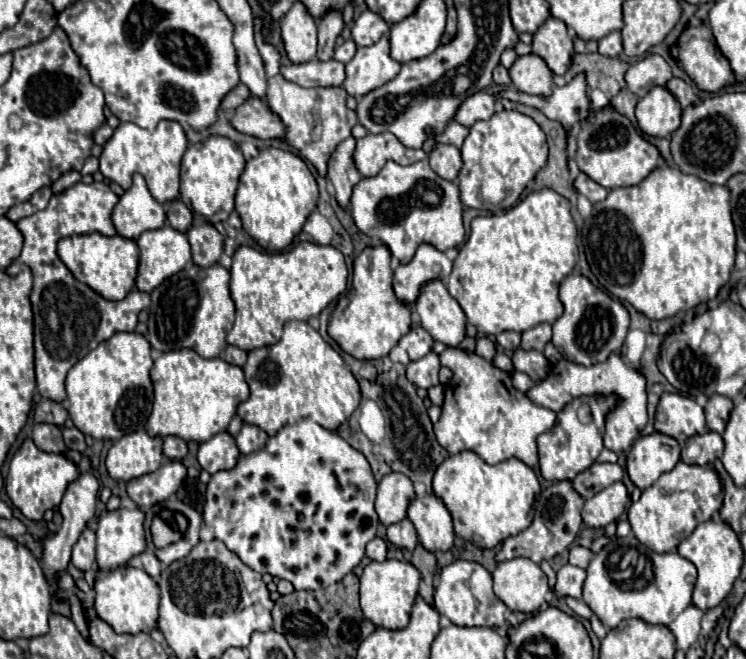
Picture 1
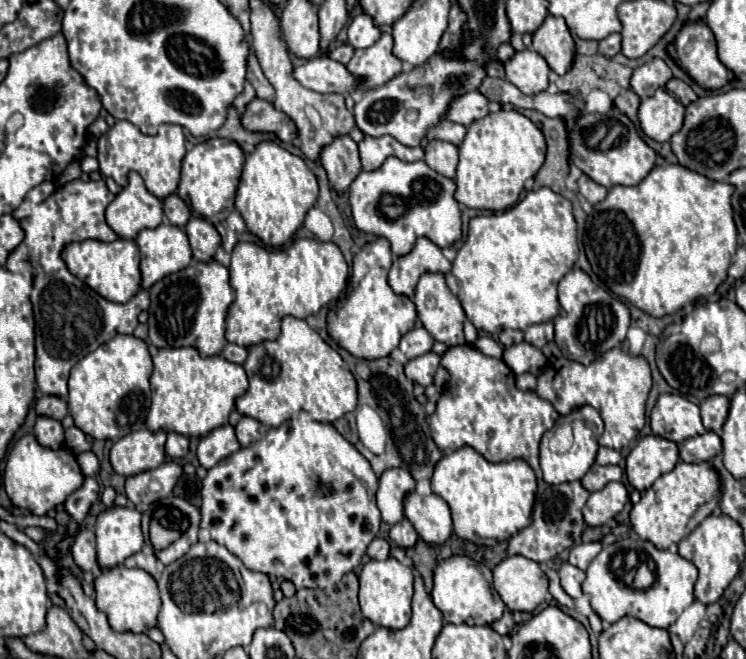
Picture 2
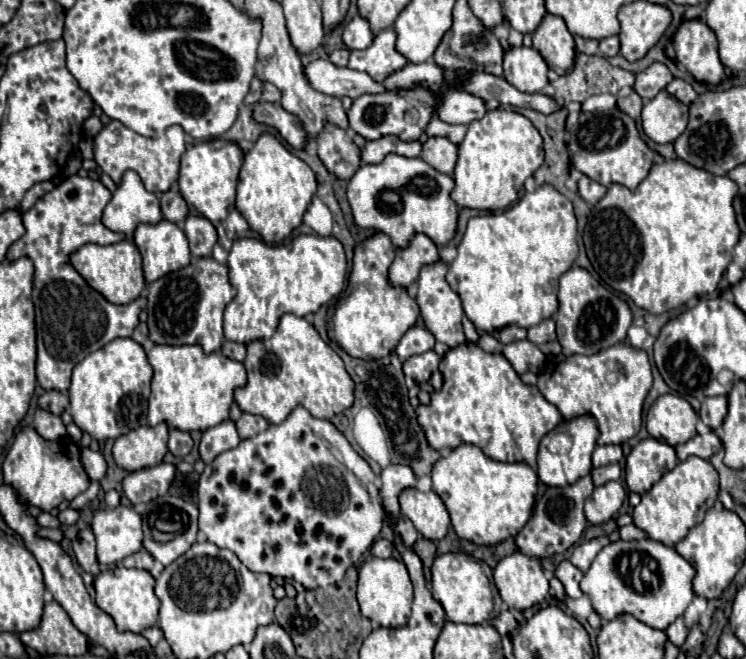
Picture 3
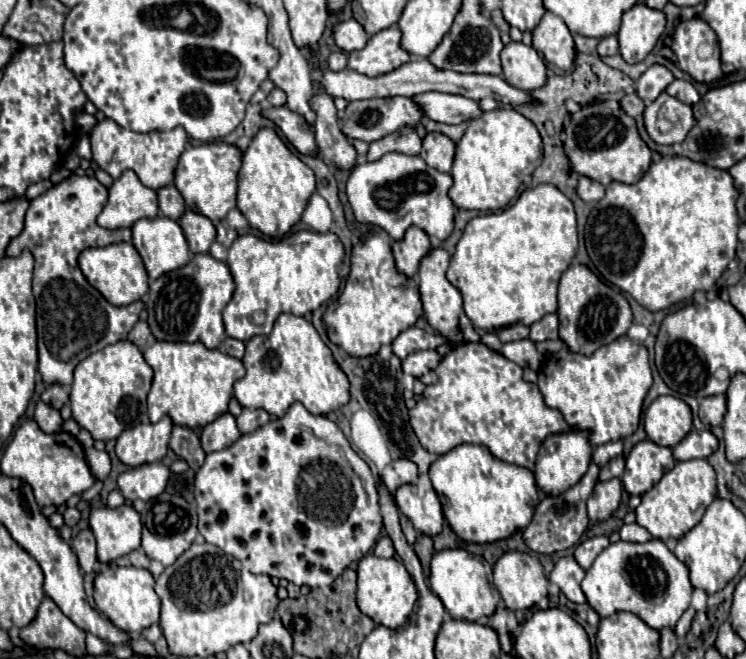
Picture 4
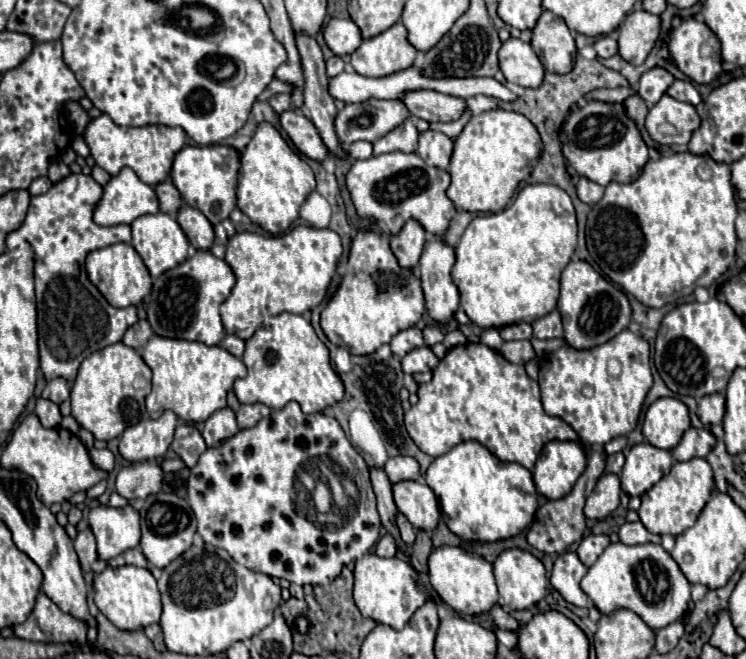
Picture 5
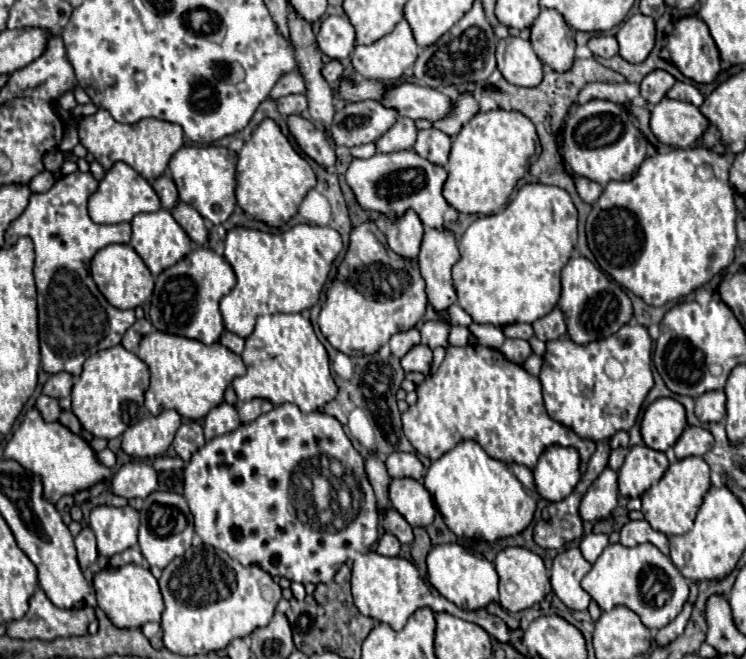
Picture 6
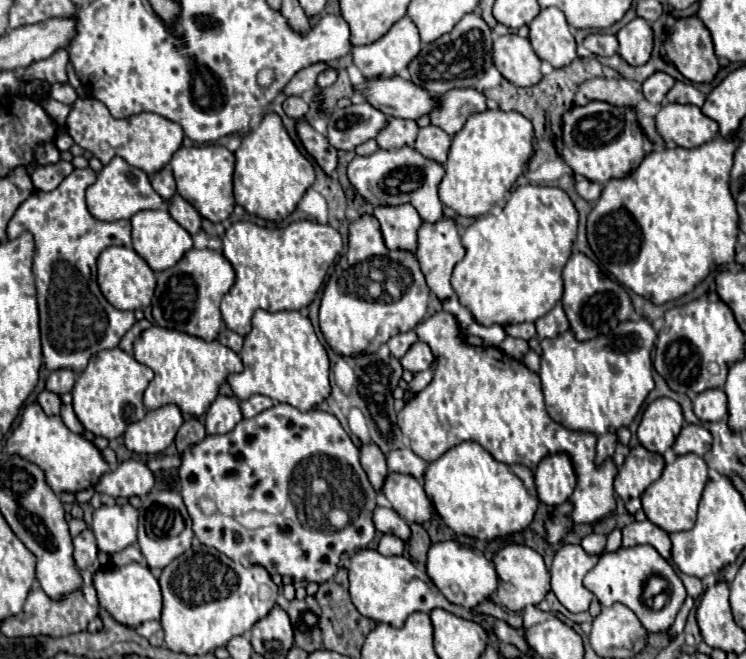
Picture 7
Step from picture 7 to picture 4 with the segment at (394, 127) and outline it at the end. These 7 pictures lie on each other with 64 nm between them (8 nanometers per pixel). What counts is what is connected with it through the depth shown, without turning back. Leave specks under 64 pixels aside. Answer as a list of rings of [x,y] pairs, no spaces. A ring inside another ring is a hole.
[[[404,126],[398,132],[392,132],[376,142],[370,144],[366,160],[378,160],[382,154],[388,152],[402,152],[402,154],[418,154],[422,146],[420,136],[416,134],[416,128]]]

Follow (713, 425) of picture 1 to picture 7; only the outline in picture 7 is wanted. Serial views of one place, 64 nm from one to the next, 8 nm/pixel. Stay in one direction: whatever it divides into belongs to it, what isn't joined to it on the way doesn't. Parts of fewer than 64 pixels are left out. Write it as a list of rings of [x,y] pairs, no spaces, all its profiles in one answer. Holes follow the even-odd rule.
[[[704,390],[694,398],[694,414],[702,422],[718,422],[728,414],[728,400],[724,390]]]

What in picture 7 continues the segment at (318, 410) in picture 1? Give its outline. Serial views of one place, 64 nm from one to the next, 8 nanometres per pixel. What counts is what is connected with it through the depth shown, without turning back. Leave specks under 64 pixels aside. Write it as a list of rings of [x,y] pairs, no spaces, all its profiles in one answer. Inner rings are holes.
[[[256,310],[252,330],[244,336],[240,358],[244,370],[228,376],[230,388],[240,400],[246,400],[252,394],[264,394],[272,400],[286,402],[300,412],[306,412],[330,394],[328,354],[314,334],[312,322],[296,310],[282,310],[274,314]]]

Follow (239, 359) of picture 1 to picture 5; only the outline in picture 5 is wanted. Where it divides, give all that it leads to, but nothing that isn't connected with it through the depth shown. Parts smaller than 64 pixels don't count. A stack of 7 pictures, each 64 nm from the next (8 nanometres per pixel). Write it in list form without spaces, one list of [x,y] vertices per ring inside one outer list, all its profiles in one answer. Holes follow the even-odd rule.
[[[226,334],[224,336],[224,340],[220,342],[220,346],[224,348],[224,350],[228,350],[230,354],[234,354],[234,356],[242,356],[242,352],[244,352],[244,340],[240,340],[238,336],[232,336],[232,334]]]

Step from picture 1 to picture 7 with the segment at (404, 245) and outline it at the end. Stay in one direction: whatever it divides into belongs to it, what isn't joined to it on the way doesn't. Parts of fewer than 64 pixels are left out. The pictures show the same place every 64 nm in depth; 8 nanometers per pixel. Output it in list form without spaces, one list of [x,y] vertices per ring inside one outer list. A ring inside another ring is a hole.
[[[402,146],[394,150],[376,150],[370,156],[356,156],[348,166],[348,180],[352,186],[372,204],[372,206],[396,206],[396,204],[412,204],[422,220],[436,222],[440,220],[442,202],[438,198],[438,184],[444,178],[444,168],[422,156],[412,146]]]

